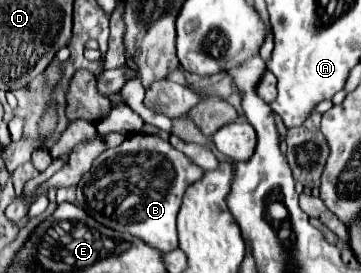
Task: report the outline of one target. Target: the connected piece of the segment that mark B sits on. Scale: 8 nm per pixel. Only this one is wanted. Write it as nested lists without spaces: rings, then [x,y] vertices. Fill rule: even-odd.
[[[132,135],[116,149],[106,149],[80,179],[76,203],[104,227],[136,235],[158,251],[178,247],[176,215],[182,195],[194,181],[204,177],[204,169],[176,151],[168,141],[156,135]]]

